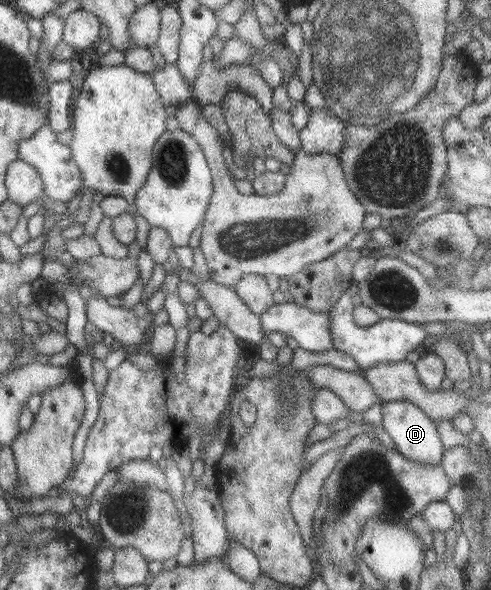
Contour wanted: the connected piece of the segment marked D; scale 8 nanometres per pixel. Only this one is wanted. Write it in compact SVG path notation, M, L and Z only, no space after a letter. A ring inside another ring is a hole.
M389 401L382 404L382 419L382 428L392 440L395 450L404 458L415 464L431 465L431 468L441 465L445 449L437 431L437 423L423 409L405 401Z

